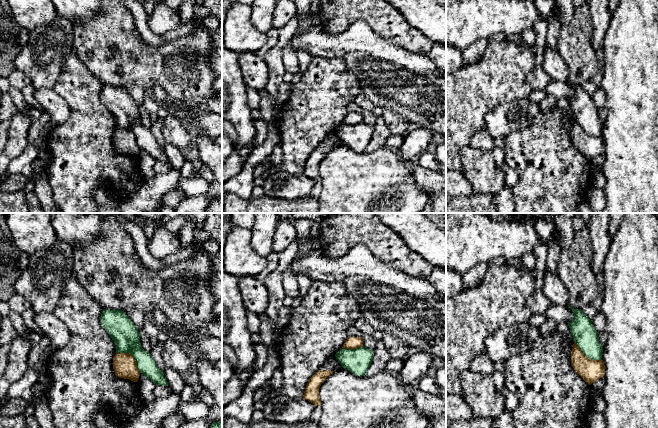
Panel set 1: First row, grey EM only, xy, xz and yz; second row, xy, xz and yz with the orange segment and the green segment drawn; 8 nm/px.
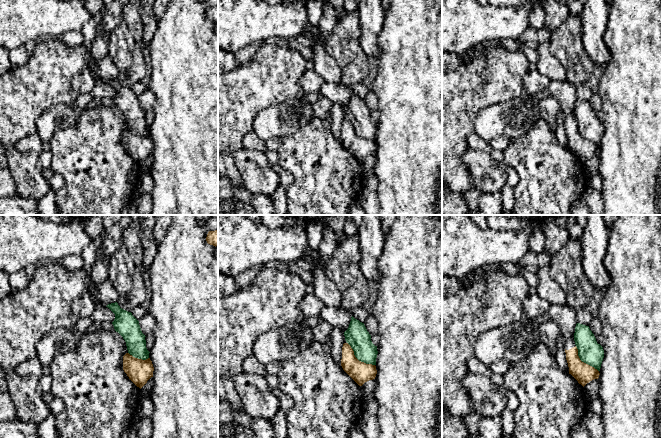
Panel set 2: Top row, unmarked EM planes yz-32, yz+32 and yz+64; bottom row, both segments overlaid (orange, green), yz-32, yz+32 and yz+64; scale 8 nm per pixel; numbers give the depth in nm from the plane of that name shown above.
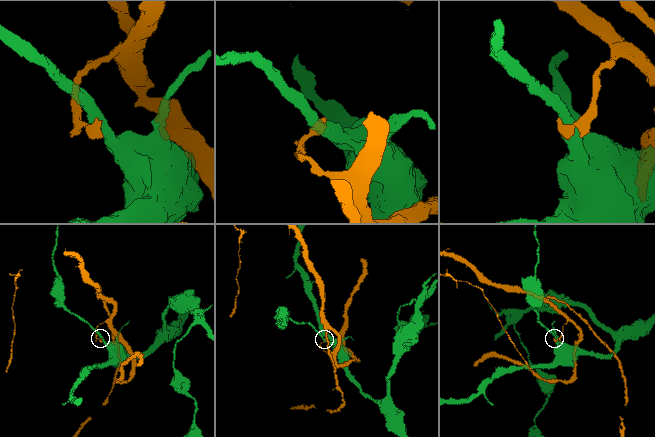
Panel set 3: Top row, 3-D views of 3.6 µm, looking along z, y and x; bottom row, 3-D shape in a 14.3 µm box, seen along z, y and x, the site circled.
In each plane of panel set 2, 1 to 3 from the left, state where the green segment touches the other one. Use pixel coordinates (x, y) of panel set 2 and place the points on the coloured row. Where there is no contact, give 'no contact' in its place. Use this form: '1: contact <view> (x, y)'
1: contact yz-32 (137, 358)
2: contact yz+32 (357, 359)
3: contact yz+64 (583, 362)

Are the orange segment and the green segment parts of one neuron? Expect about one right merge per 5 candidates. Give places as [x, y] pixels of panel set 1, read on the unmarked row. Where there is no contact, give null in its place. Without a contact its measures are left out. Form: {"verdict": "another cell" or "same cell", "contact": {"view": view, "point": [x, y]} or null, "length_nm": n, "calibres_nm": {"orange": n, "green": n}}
{"verdict": "another cell", "contact": {"view": "xy", "point": [133, 133]}, "length_nm": 260, "calibres_nm": {"orange": 190, "green": 220}}

